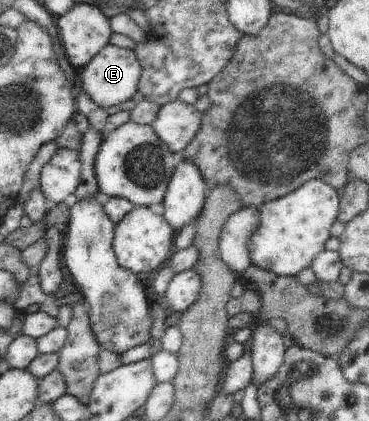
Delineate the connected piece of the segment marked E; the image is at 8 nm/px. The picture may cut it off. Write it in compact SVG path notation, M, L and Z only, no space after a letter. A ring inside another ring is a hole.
M108 44L83 69L80 74L81 85L84 93L87 93L93 103L107 110L114 105L125 103L125 101L131 100L135 96L138 91L141 73L140 62L133 50Z

